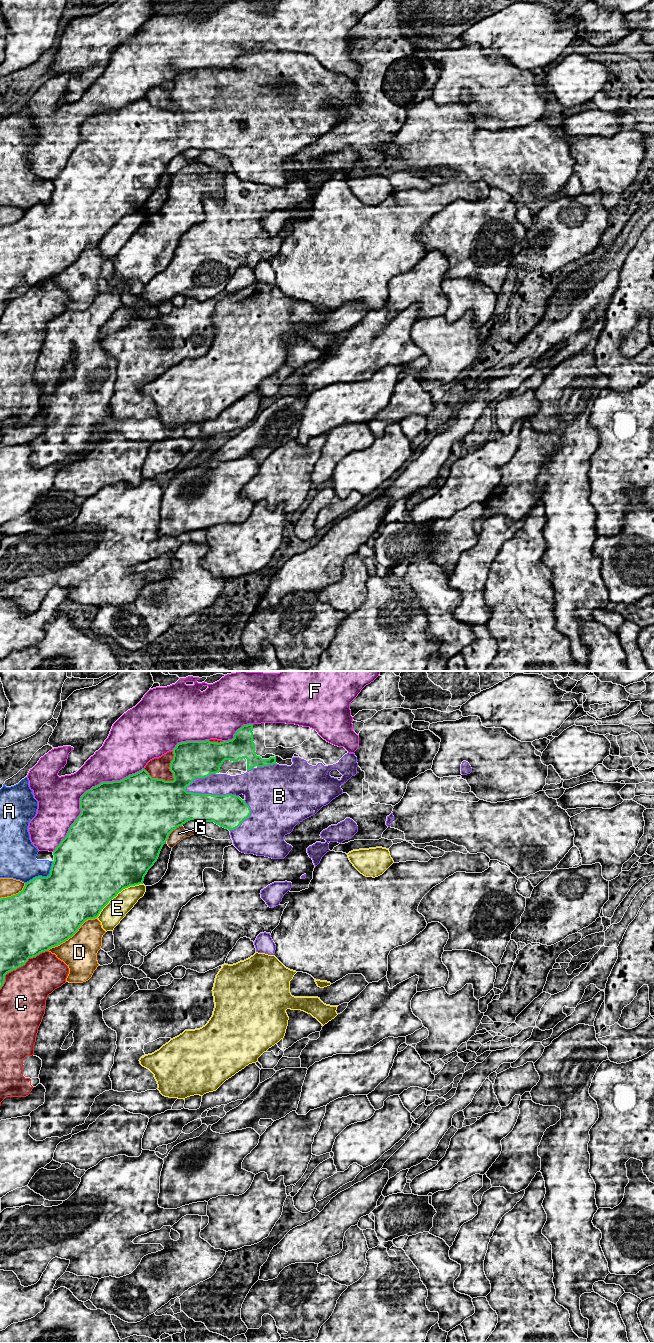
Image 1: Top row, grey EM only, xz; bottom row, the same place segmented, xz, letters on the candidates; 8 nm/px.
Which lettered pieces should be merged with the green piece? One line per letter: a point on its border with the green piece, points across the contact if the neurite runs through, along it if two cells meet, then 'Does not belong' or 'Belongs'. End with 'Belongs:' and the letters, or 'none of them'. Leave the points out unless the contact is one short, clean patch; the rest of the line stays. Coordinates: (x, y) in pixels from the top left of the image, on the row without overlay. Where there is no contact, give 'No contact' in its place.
A: Touches green at xz (43, 205). Does not belong
B: Touches green at xz (211, 122). Belongs
C: Touches green at xz (173, 104). Does not belong
D: Touches green at xz (72, 263). Does not belong
E: Touches green at xz (117, 221). Does not belong
F: Touches green at xz (84, 121). Does not belong
G: Touches green at xz (172, 158). Does not belong
Belongs: B

